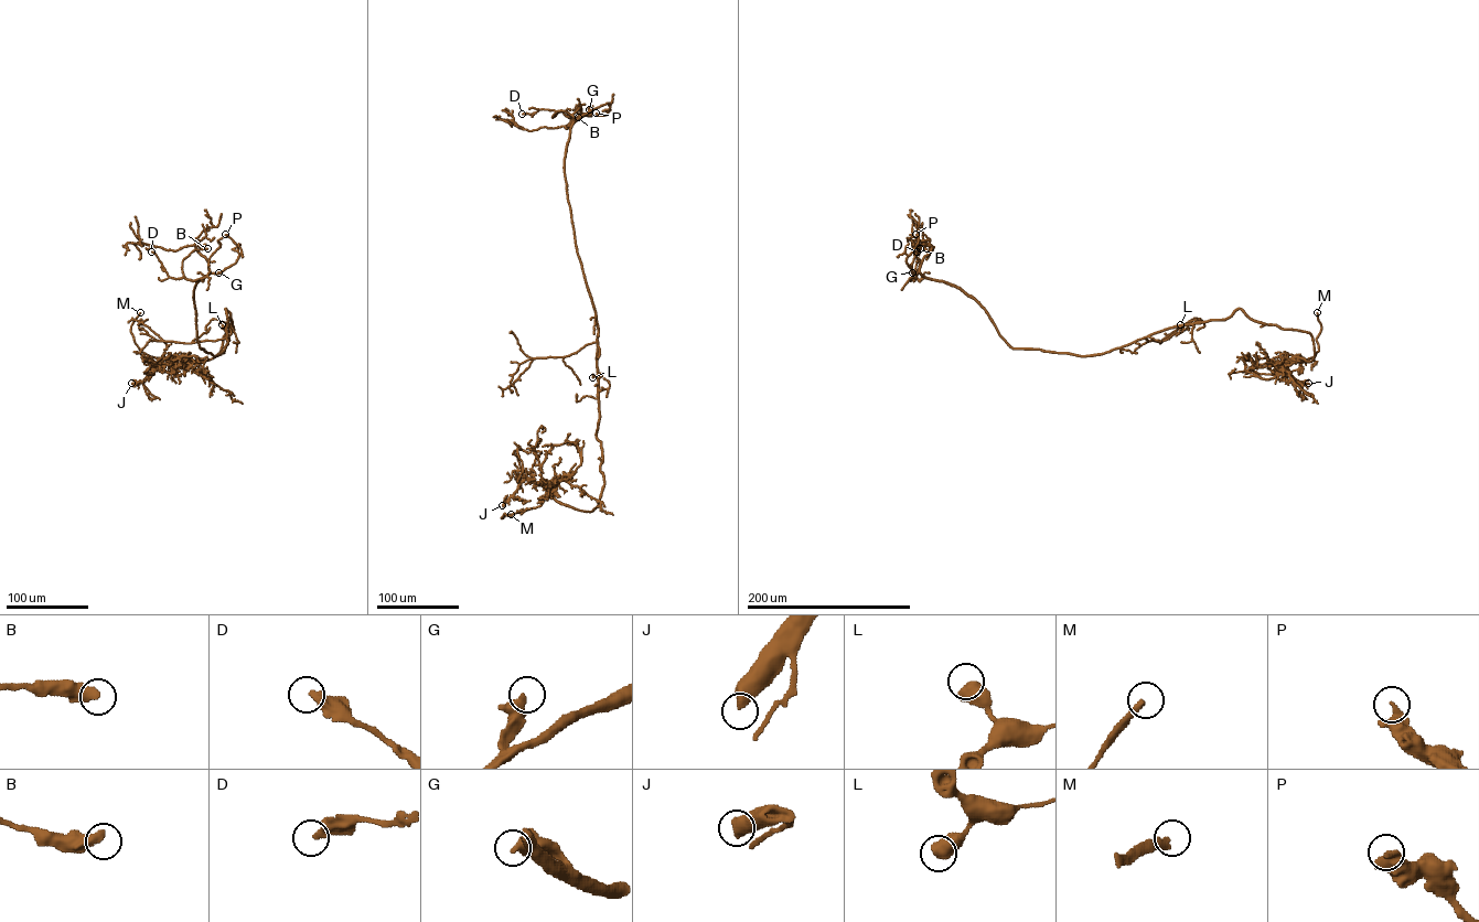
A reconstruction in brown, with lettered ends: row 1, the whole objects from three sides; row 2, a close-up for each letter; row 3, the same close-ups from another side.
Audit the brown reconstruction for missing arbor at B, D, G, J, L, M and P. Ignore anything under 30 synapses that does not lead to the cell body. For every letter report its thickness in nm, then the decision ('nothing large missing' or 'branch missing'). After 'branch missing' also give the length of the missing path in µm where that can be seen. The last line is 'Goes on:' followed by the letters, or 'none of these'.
B: 420 nm | nothing large missing
D: 360 nm | nothing large missing
G: 500 nm | nothing large missing
J: 480 nm | branch missing | 50 µm
L: 650 nm | nothing large missing
M: 320 nm | branch missing | 50 µm
P: 280 nm | nothing large missing
Goes on: J, M

